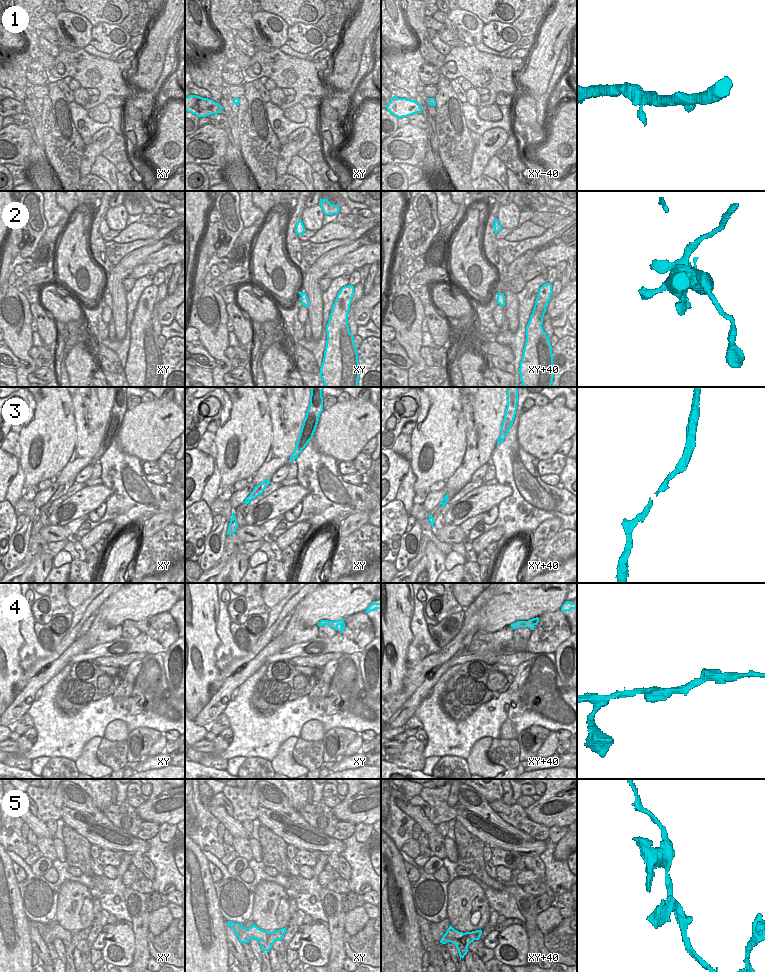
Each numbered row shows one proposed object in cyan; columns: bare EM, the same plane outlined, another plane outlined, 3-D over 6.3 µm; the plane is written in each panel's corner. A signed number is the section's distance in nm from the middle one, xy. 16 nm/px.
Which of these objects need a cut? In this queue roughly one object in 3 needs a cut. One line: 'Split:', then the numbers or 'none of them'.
Split: 5

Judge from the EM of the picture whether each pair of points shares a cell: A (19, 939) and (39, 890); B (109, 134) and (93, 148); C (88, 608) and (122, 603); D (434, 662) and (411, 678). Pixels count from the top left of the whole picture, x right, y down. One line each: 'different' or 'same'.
A: different
B: same
C: different
D: same

